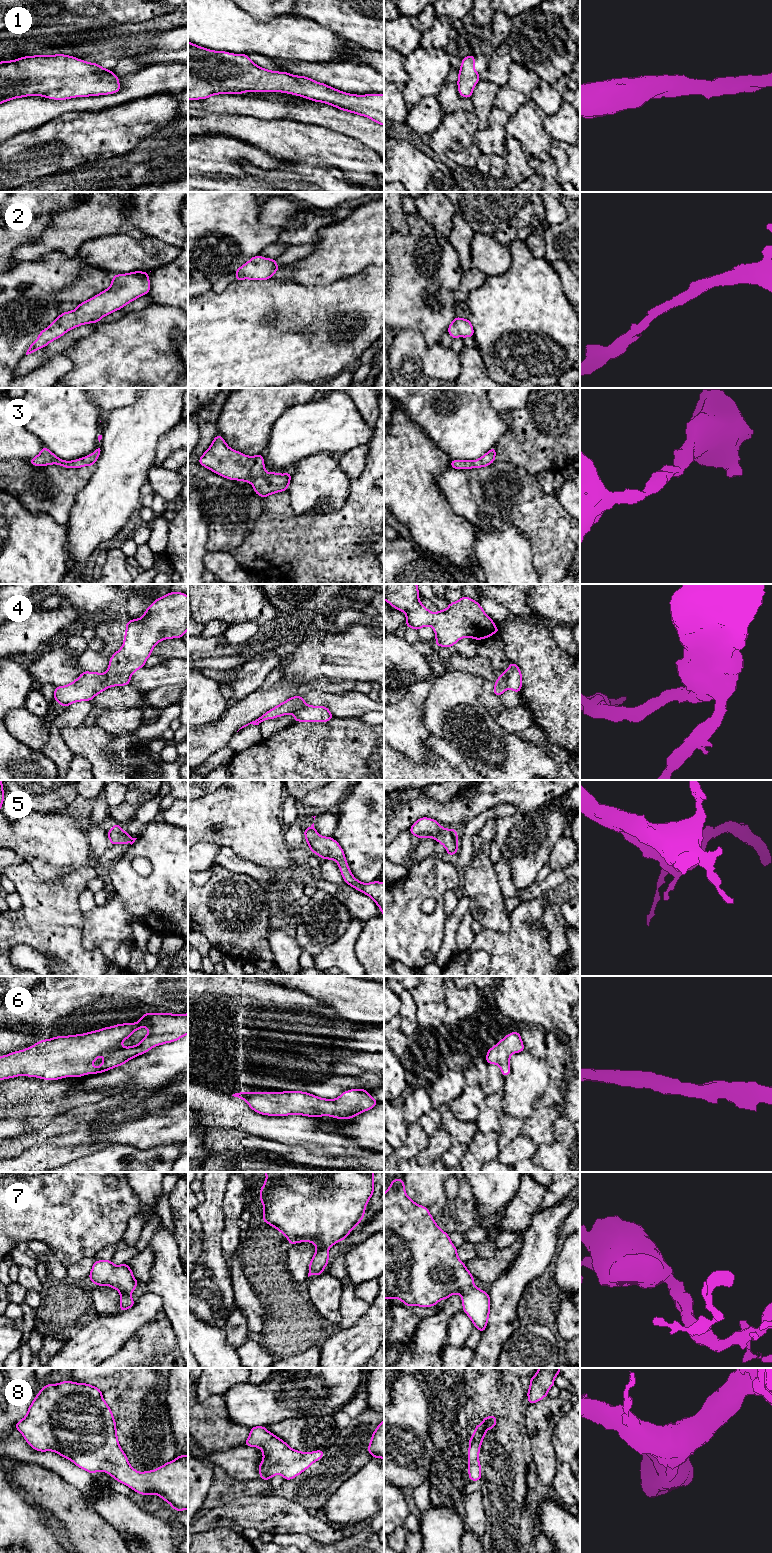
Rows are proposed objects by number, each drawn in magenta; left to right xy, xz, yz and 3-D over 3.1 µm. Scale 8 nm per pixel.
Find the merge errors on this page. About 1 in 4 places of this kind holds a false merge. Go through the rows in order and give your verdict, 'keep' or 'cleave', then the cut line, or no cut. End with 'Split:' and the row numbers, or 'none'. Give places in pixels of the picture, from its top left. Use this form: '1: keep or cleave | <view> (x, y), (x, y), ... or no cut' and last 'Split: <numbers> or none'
1: keep | no cut
2: keep | no cut
3: keep | no cut
4: cleave | yz (504, 672), (508, 688)
5: keep | no cut
6: keep | no cut
7: keep | no cut
8: keep | no cut
Split: 4

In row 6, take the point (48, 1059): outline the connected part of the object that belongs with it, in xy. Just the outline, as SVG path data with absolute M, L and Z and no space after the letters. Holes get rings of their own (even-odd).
M145 1013L136 1023L117 1024L100 1030L69 1036L56 1036L51 1039L38 1041L31 1047L21 1051L14 1051L0 1056L0 1080L25 1075L38 1077L44 1080L63 1079L64 1077L82 1077L86 1074L106 1072L114 1067L121 1066L130 1059L148 1052L155 1046L177 1041L188 1034L187 1014ZM142 1027L148 1028L148 1034L138 1045L122 1047L121 1043L132 1033ZM100 1056L104 1059L99 1067L91 1064Z

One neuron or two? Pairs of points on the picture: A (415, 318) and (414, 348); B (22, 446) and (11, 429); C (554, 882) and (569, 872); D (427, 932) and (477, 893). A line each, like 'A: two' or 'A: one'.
A: two
B: one
C: one
D: two

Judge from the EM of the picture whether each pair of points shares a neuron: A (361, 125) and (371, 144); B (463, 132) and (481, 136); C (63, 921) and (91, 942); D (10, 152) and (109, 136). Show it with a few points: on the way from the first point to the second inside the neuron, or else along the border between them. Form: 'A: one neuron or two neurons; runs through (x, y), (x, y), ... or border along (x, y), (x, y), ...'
A: one neuron; runs through (365, 130), (371, 136), (371, 139)
B: two neurons; border along (479, 127), (475, 133), (475, 142), (482, 152)
C: two neurons; border along (83, 914), (82, 939)
D: one neuron; runs through (35, 141), (53, 136), (84, 136)

